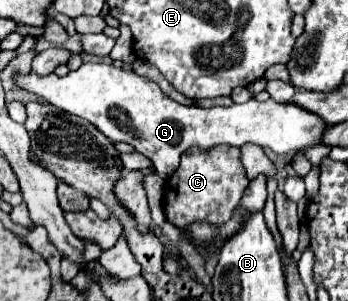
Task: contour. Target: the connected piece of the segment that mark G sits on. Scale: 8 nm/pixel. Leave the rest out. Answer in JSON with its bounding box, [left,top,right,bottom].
[17,63,327,179]

